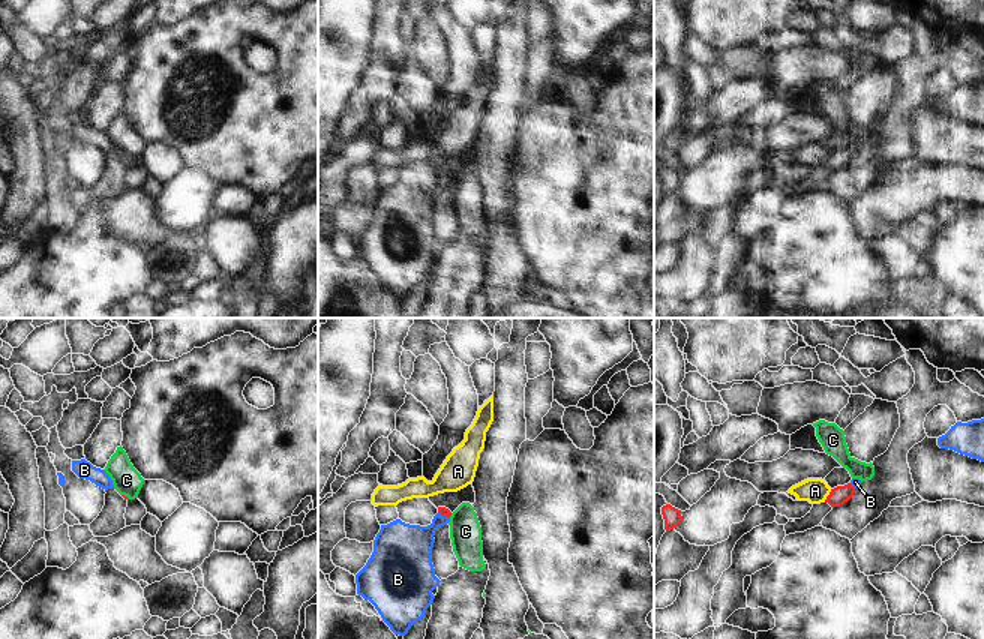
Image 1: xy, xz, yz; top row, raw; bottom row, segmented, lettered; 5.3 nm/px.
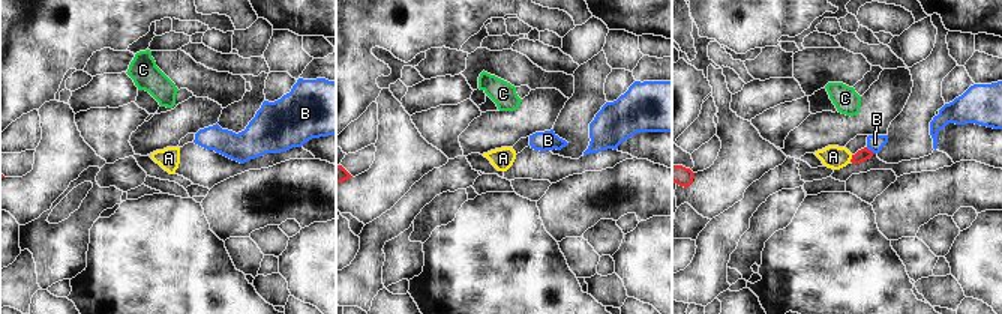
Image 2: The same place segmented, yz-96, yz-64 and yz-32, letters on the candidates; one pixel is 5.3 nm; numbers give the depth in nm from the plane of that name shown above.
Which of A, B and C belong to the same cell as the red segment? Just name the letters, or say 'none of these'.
B

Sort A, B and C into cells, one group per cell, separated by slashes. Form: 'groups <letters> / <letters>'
groups A / B / C

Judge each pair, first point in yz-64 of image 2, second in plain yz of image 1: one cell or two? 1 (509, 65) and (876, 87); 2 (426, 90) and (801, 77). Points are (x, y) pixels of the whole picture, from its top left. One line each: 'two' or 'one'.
1: two
2: two

